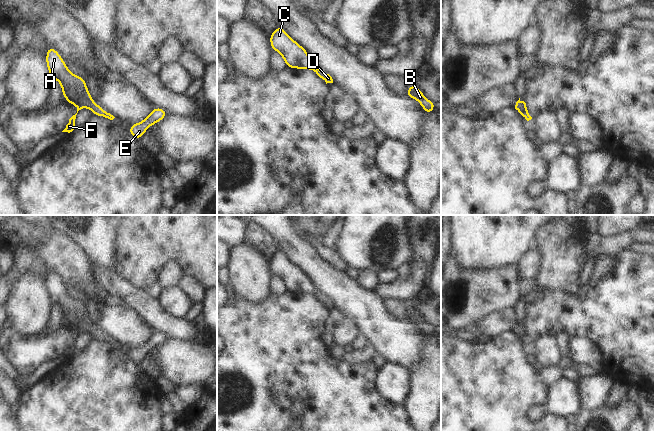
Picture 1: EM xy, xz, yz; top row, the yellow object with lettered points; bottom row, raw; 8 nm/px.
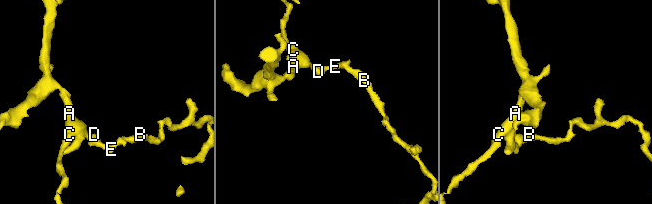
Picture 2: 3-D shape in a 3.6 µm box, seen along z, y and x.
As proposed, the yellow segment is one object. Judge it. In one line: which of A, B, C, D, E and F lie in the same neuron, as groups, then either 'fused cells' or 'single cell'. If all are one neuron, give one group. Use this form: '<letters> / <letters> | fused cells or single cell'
A B C D E F | single cell

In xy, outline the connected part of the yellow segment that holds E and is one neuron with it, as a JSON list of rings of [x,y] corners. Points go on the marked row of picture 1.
[[[155,107],[145,119],[139,123],[133,123],[130,126],[130,135],[133,136],[136,140],[140,140],[140,138],[145,134],[150,126],[160,122],[167,115],[168,114],[164,109]]]

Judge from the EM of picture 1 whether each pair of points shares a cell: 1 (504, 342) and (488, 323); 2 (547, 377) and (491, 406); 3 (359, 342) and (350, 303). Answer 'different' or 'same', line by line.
1: different
2: different
3: different

